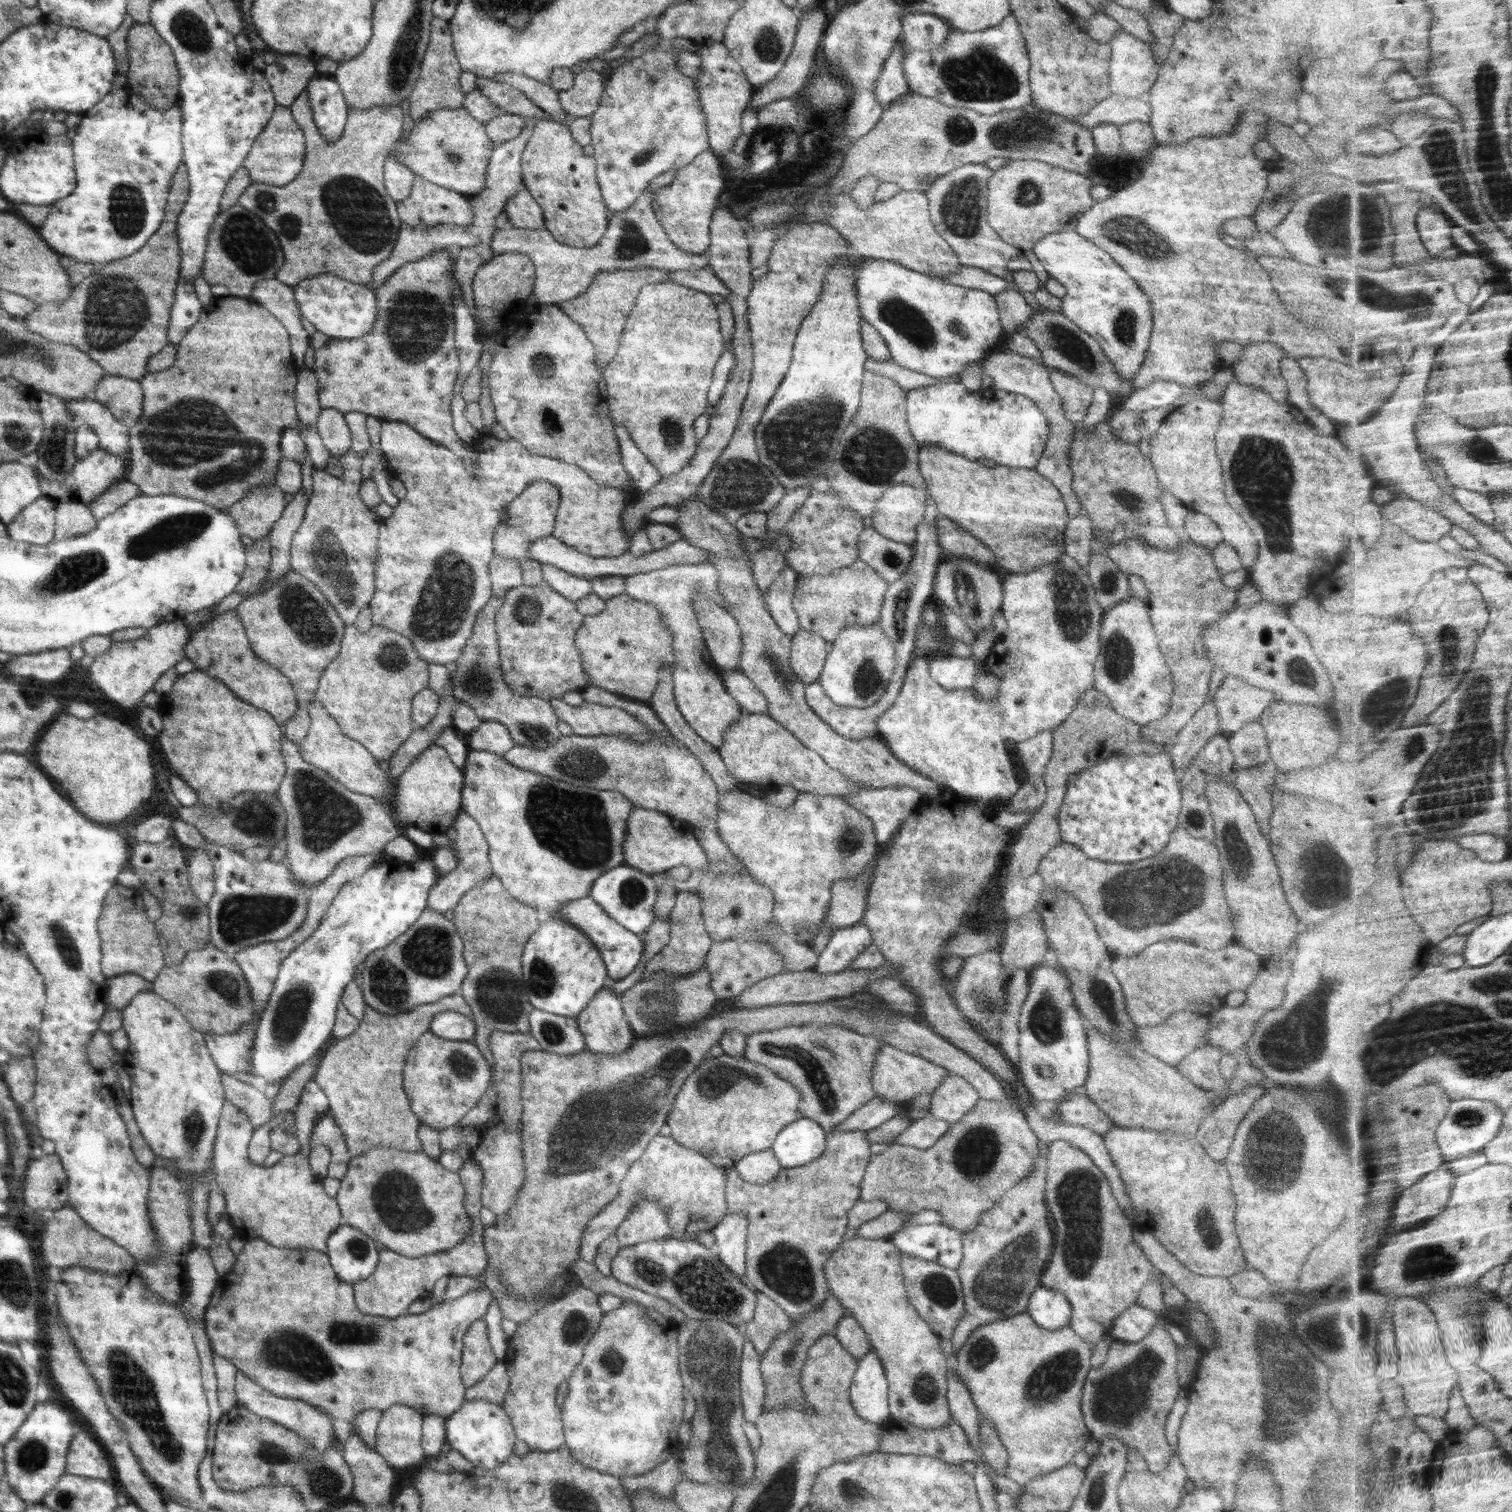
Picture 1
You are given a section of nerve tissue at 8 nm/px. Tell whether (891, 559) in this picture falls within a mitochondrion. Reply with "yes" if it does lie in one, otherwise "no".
yes

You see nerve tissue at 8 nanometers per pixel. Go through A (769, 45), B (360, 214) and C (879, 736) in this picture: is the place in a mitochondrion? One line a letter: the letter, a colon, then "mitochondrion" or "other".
A: mitochondrion
B: mitochondrion
C: other

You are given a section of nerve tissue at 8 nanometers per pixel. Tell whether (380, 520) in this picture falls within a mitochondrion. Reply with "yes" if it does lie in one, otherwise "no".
no

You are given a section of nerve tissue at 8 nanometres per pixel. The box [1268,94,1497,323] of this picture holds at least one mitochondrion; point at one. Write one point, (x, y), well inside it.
(1440, 153)

